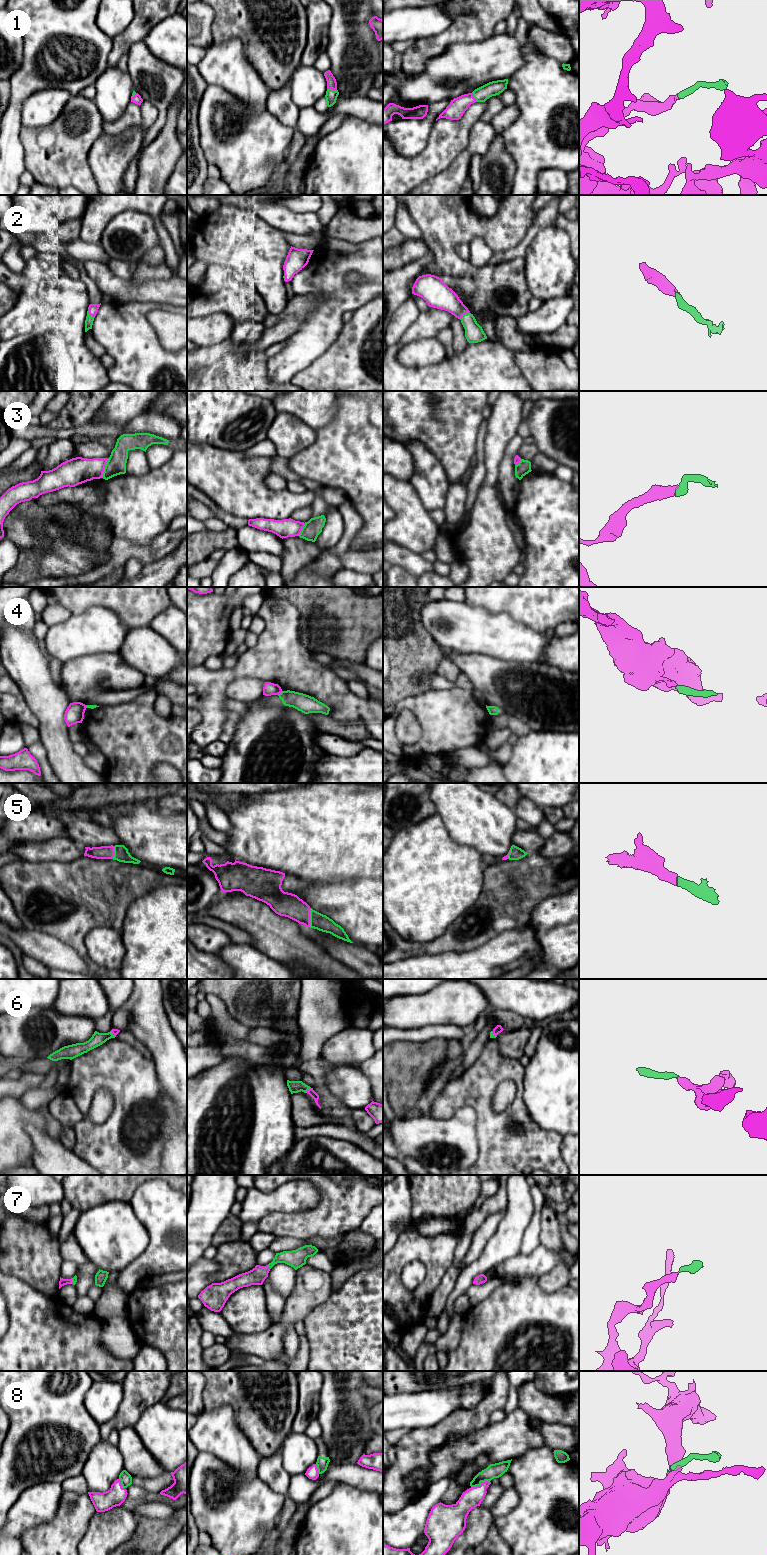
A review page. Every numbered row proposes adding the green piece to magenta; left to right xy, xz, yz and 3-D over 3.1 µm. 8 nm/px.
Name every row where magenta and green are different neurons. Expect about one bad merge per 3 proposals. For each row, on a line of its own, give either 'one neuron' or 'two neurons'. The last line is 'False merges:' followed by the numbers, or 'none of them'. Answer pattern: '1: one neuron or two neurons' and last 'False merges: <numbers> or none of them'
1: one neuron
2: one neuron
3: two neurons
4: two neurons
5: one neuron
6: one neuron
7: one neuron
8: two neurons
False merges: 3, 4, 8

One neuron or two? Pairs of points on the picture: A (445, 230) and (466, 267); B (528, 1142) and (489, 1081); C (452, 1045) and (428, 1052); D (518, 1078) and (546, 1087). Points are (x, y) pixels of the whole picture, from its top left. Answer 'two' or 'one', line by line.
A: one
B: one
C: two
D: two

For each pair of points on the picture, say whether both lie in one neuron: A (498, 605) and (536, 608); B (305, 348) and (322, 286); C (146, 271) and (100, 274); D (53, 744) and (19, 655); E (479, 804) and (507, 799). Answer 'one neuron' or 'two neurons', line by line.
A: one neuron
B: one neuron
C: two neurons
D: one neuron
E: two neurons

